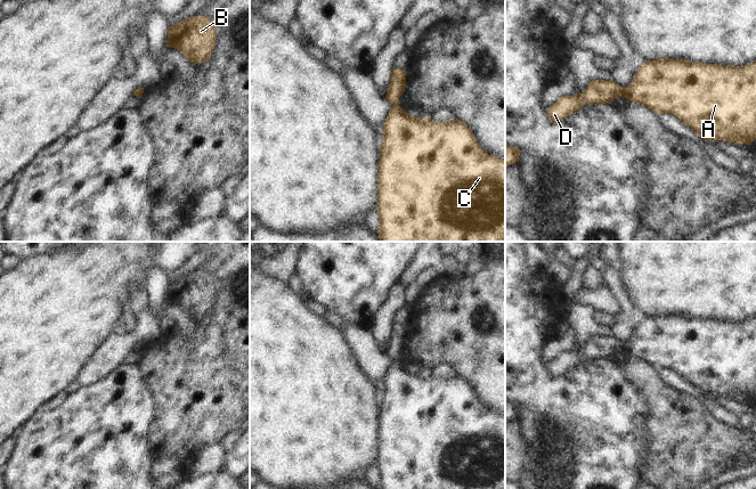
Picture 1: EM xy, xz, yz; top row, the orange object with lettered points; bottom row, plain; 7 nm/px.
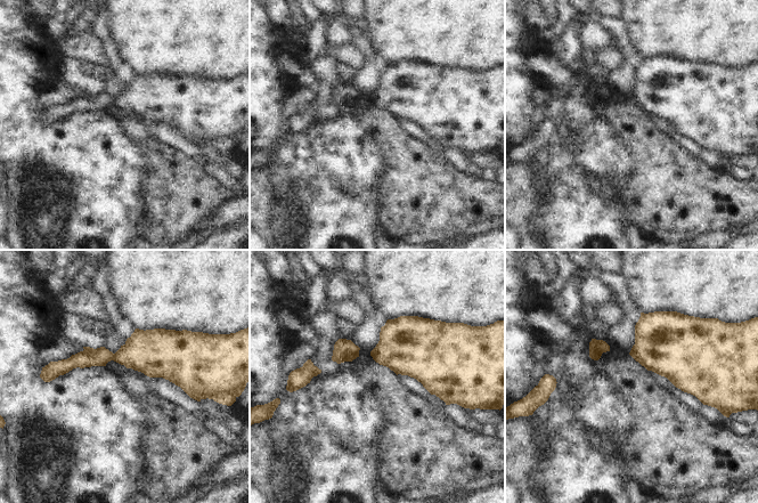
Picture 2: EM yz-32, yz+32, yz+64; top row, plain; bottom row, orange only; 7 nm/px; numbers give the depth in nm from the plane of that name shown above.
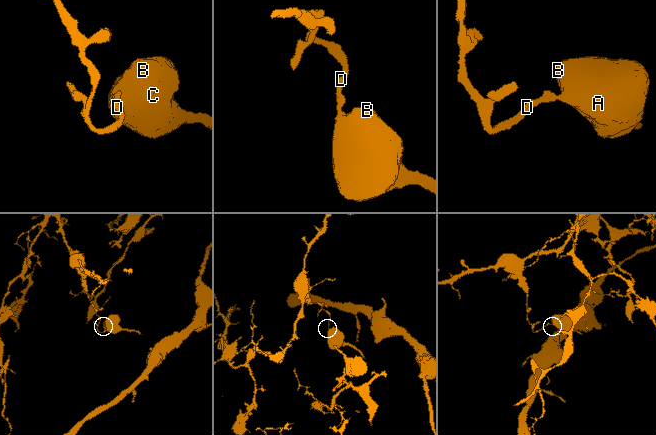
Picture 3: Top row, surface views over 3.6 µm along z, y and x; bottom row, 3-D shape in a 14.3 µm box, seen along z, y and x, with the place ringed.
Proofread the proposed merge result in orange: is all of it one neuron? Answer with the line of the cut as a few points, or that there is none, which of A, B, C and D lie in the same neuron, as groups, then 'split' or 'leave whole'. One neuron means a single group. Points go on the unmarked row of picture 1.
cut yz (624, 343), (622, 350); groups A B C / D; split

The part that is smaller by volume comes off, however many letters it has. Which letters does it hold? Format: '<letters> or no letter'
A, B, C

